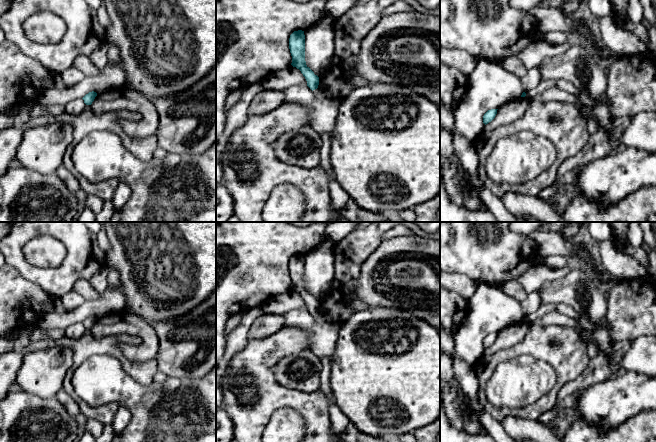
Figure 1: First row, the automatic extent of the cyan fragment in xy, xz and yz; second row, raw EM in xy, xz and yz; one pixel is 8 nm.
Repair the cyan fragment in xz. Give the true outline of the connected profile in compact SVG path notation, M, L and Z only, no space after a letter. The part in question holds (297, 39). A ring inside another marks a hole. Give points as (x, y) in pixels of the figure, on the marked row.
M294 31L290 35L289 49L292 56L291 65L301 71L307 81L307 86L312 90L314 95L323 94L319 83L319 77L306 65L304 31Z

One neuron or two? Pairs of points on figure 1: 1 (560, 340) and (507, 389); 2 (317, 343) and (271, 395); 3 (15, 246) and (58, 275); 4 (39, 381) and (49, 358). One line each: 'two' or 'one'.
1: two
2: two
3: one
4: one

